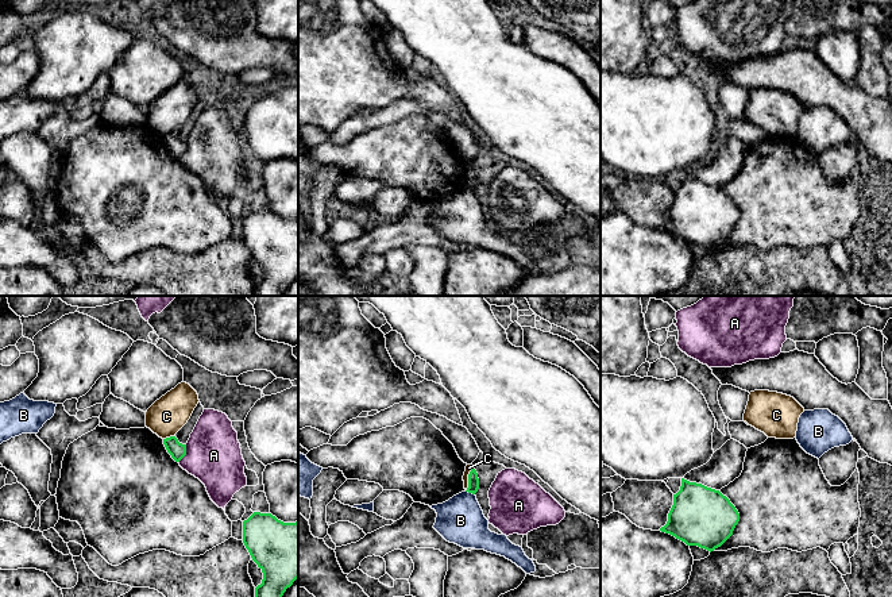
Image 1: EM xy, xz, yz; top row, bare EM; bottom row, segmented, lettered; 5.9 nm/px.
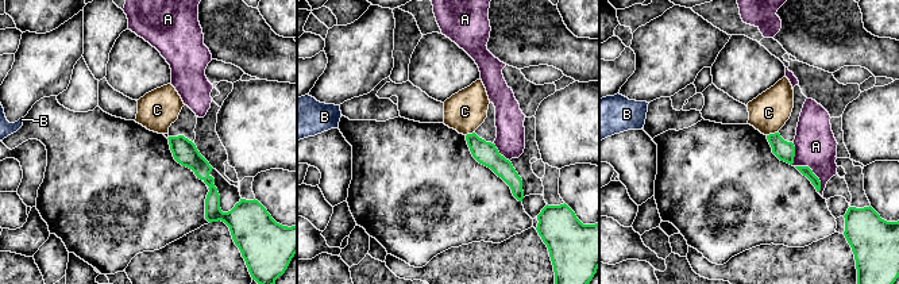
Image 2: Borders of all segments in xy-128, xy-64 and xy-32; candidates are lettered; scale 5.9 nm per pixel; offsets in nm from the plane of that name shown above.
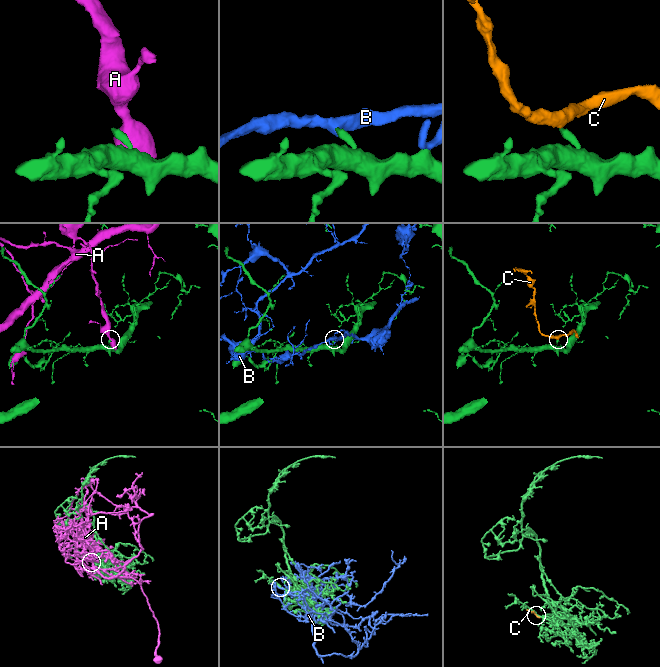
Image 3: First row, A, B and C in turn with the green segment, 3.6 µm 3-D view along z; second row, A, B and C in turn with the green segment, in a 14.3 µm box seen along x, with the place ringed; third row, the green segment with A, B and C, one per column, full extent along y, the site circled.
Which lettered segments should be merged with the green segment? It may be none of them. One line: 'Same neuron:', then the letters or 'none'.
Same neuron: none

